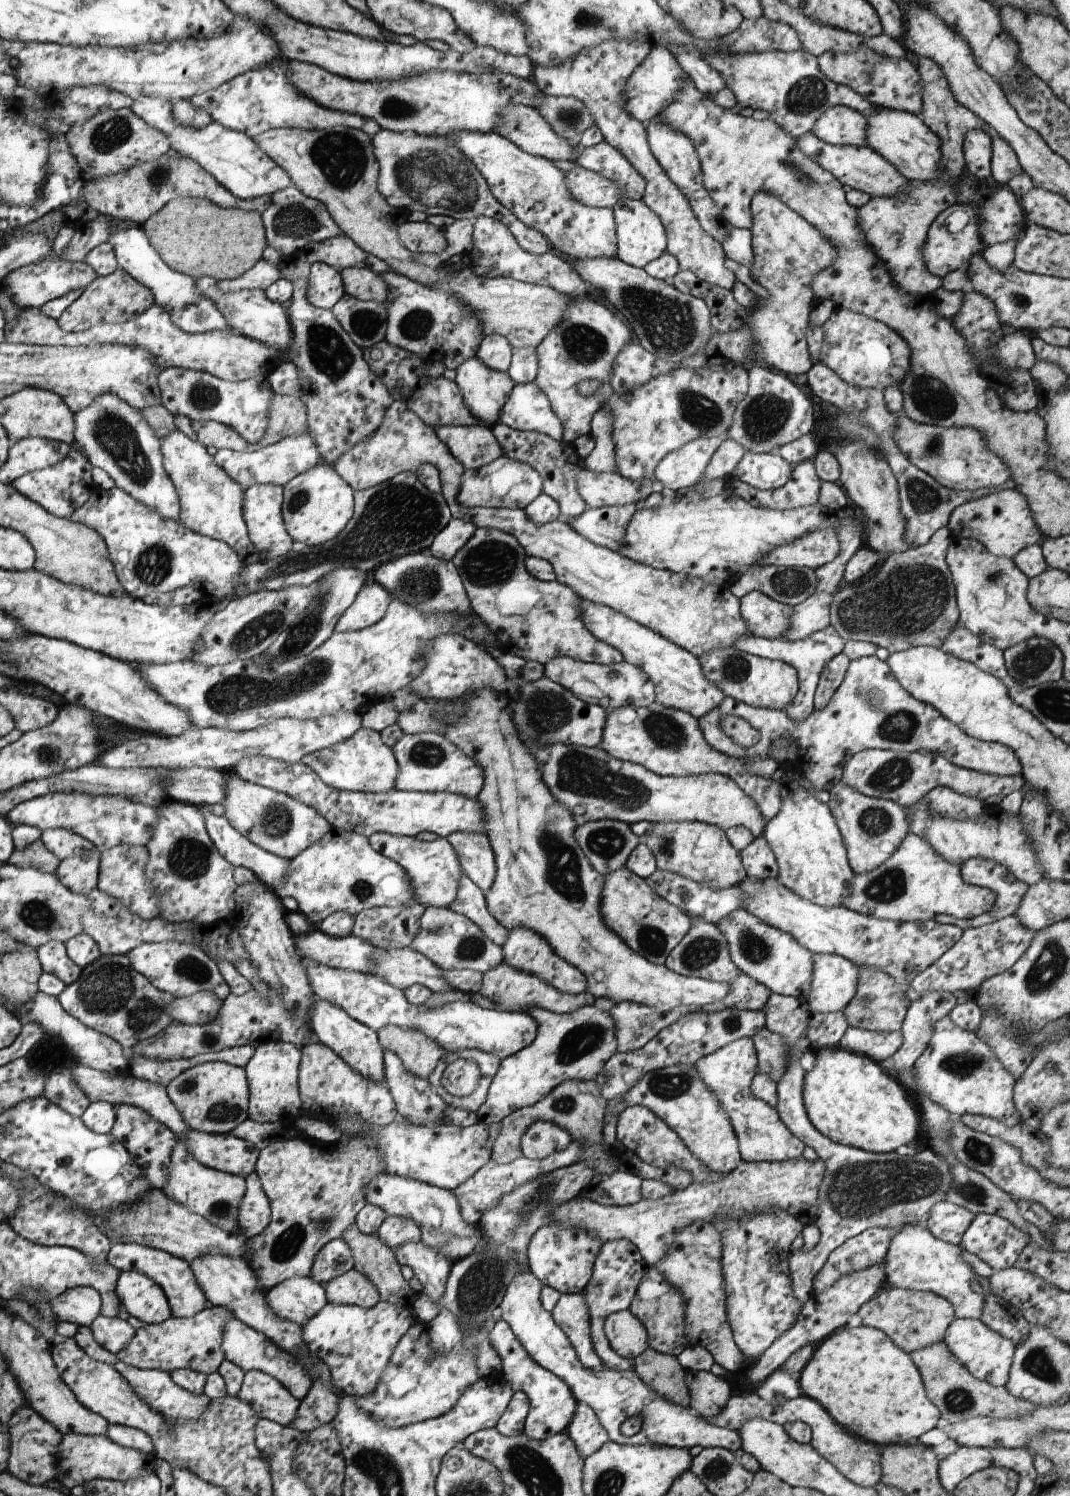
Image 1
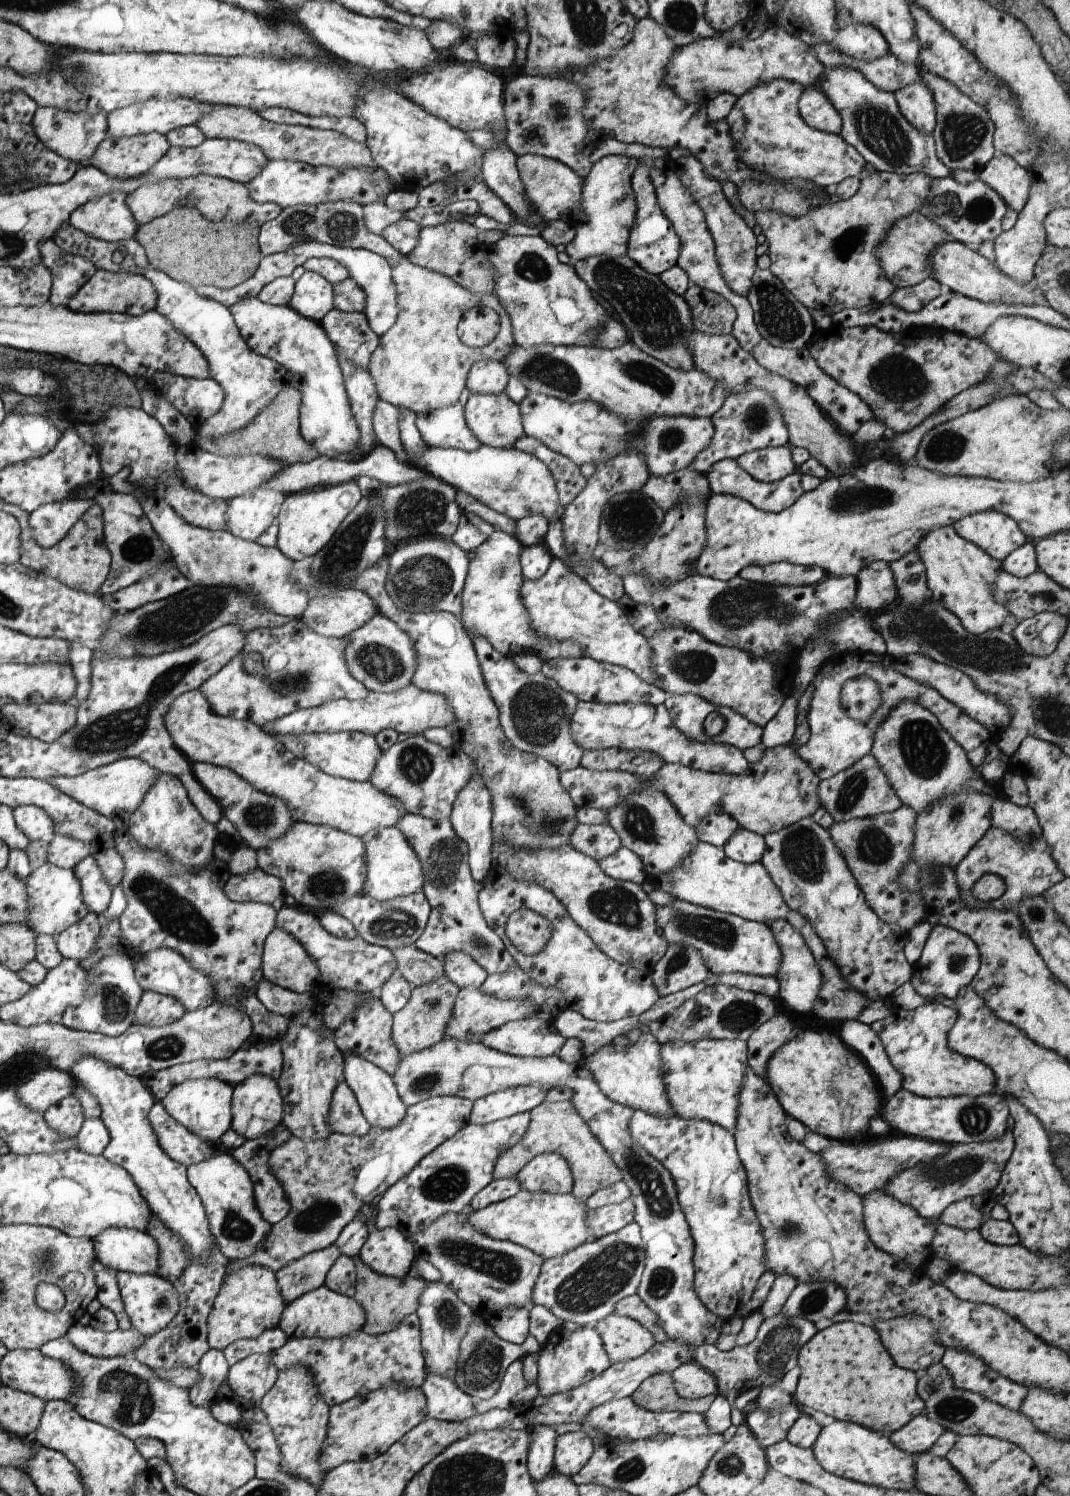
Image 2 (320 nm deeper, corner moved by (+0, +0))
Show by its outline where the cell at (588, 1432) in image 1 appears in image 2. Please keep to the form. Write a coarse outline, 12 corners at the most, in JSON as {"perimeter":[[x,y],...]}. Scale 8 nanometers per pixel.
{"perimeter":[[582,1431],[557,1436],[553,1471],[571,1478],[591,1456]]}

